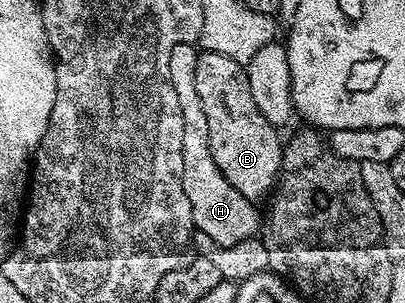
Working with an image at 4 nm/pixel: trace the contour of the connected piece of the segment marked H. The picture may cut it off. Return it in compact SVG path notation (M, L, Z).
M193 44L178 45L172 51L172 63L168 63L168 71L172 75L172 87L176 87L176 99L180 99L180 115L184 115L184 191L188 195L188 203L192 203L192 219L194 228L199 233L209 235L224 247L232 247L236 243L244 243L255 236L260 229L259 206L249 201L224 179L220 167L216 167L216 159L212 159L212 151L208 143L208 119L204 119L204 107L200 107L200 95L196 95L196 59L199 50Z

